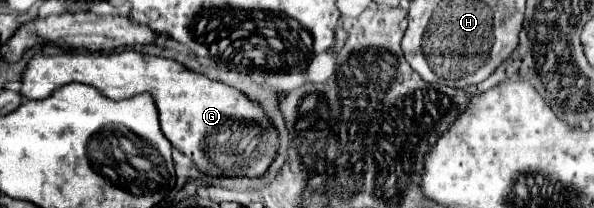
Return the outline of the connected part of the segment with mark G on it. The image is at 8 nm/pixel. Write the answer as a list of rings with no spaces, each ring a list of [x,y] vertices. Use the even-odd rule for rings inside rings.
[[[136,51],[122,53],[36,53],[24,73],[20,95],[24,99],[44,99],[56,87],[66,83],[84,83],[96,87],[108,99],[120,101],[140,93],[150,93],[158,109],[160,127],[166,139],[190,157],[202,173],[208,175],[262,175],[268,171],[276,149],[278,133],[268,121],[266,113],[246,99],[234,87],[210,81],[202,75],[186,71],[172,59],[144,55]],[[264,147],[264,149],[262,149]]]

